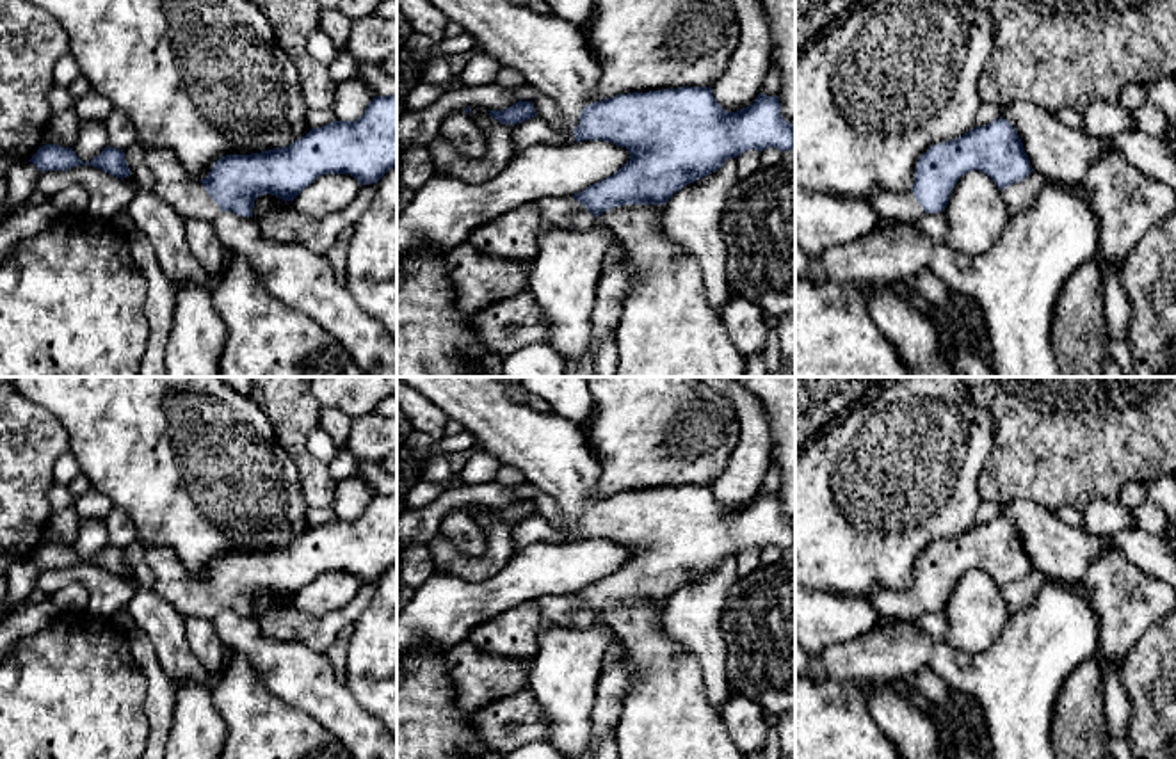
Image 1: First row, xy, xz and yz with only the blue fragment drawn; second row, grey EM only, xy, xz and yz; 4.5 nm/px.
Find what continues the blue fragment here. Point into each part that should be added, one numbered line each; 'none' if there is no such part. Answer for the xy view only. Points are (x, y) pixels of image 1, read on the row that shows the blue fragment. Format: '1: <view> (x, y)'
1: xy (173, 183)

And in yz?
1: yz (901, 208)

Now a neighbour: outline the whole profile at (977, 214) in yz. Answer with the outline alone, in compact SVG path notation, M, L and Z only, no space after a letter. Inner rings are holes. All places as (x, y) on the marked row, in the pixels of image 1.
M979 171L959 178L945 213L948 219L945 242L971 256L987 251L1011 222L1002 190Z

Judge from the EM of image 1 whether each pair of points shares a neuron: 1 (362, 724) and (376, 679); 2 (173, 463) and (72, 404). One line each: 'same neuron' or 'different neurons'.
1: different neurons
2: same neuron

